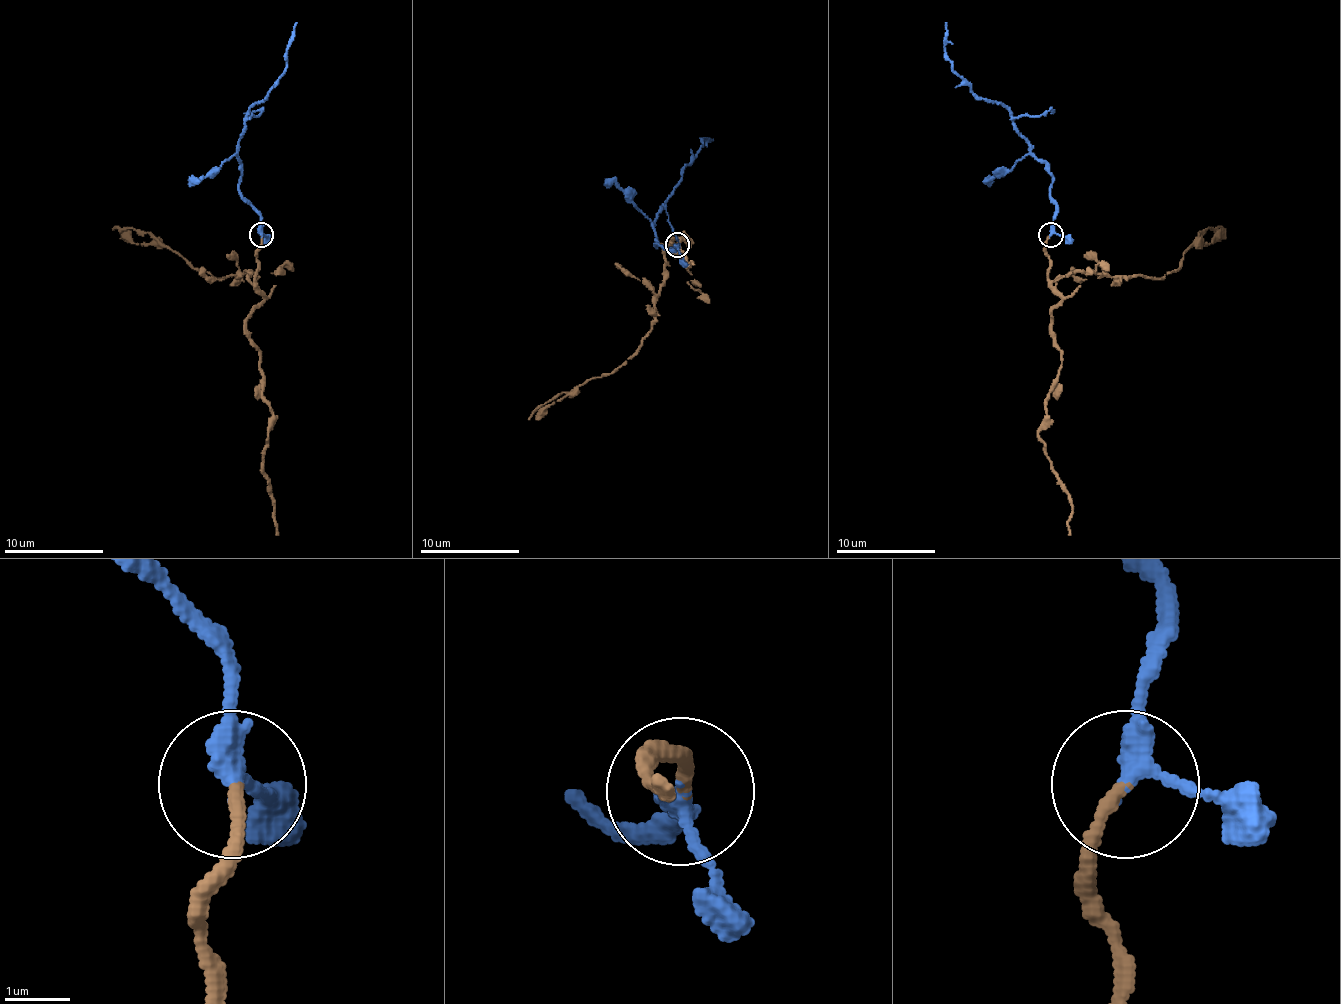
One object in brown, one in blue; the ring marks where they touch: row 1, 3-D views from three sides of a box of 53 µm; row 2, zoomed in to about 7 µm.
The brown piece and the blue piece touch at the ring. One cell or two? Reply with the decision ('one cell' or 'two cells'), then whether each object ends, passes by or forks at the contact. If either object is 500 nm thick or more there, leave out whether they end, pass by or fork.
one cell | brown ends | blue passes by

